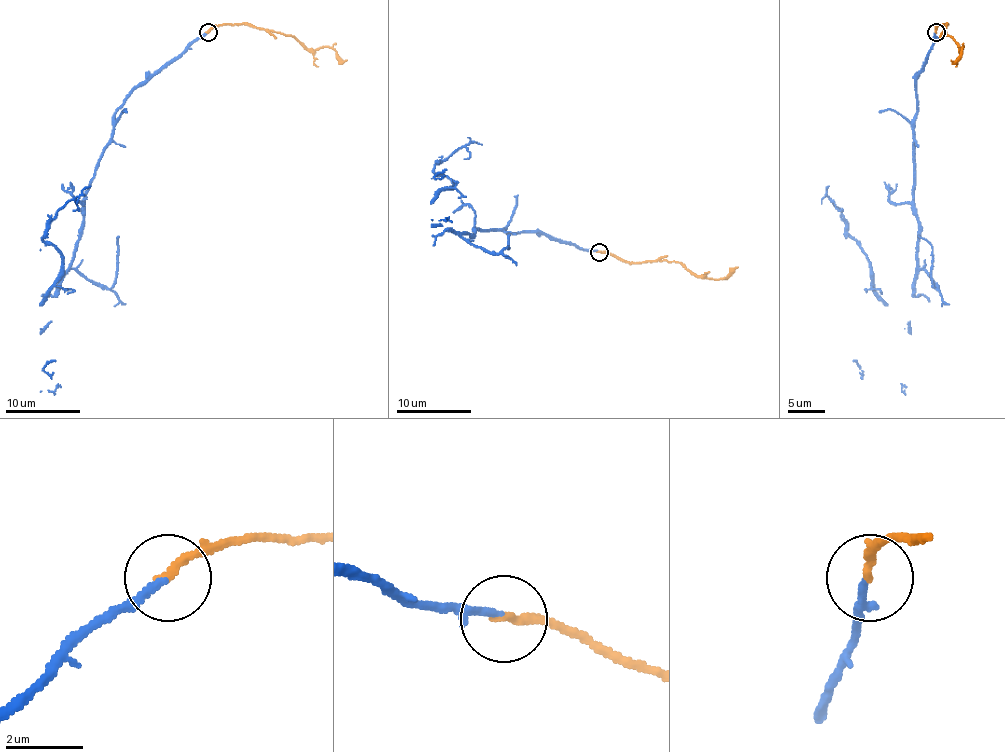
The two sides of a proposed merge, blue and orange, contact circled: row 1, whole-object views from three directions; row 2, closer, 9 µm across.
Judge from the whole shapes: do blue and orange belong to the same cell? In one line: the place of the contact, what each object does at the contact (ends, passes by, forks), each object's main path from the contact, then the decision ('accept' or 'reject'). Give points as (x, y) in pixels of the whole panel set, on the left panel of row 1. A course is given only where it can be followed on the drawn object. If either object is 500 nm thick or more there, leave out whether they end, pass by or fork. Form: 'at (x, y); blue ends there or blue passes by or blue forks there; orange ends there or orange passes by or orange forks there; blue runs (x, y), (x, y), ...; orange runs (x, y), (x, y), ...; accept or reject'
at (208, 32); blue ends there; orange ends there; blue runs (208, 31), (117, 110), (85, 194), (72, 264), (41, 304), (61, 268), (61, 253), (42, 235), (91, 186); orange runs (208, 31), (223, 24), (251, 24), (289, 35), (307, 48), (318, 50), (330, 46), (343, 61), (346, 59); accept

